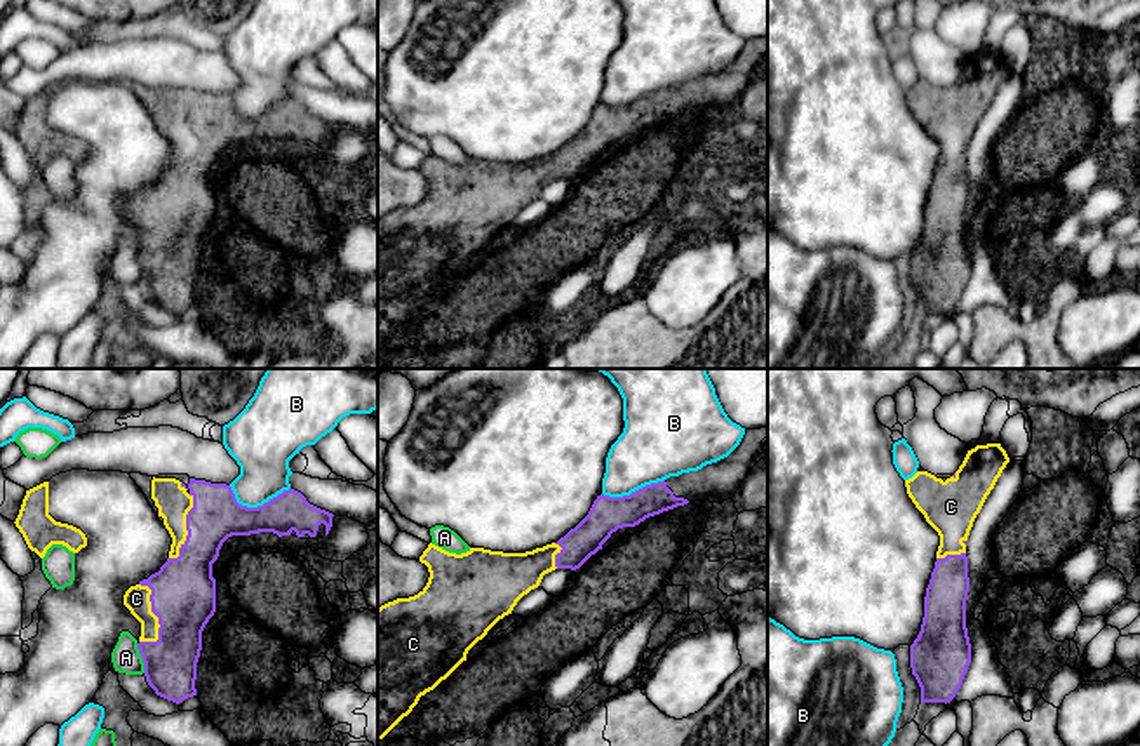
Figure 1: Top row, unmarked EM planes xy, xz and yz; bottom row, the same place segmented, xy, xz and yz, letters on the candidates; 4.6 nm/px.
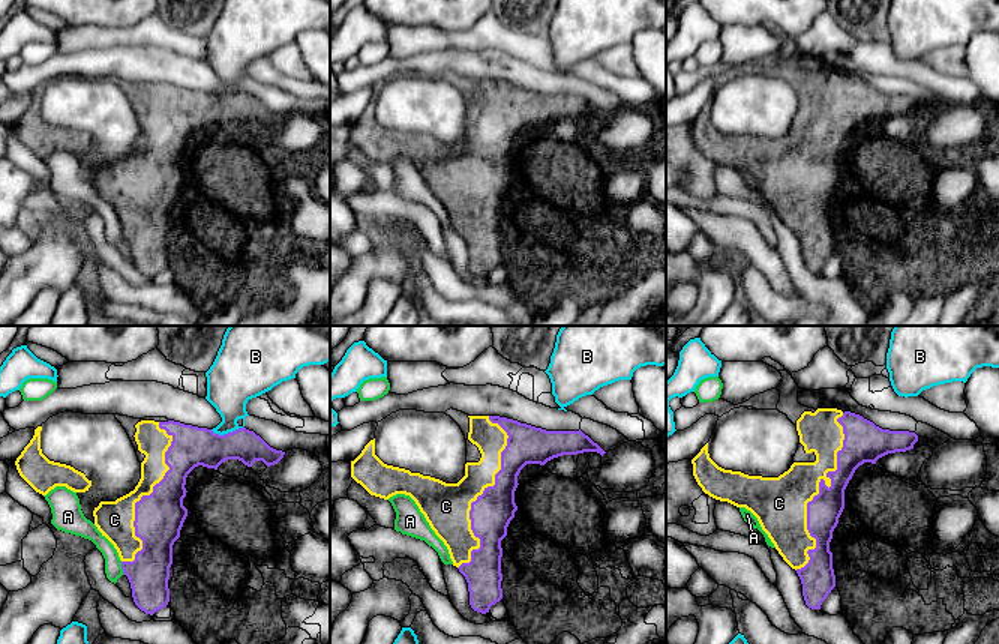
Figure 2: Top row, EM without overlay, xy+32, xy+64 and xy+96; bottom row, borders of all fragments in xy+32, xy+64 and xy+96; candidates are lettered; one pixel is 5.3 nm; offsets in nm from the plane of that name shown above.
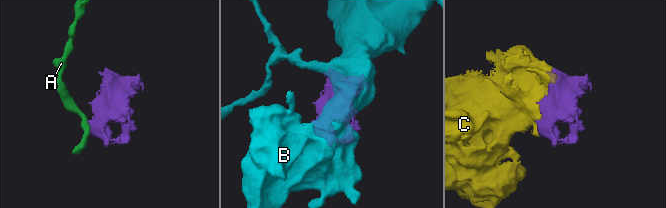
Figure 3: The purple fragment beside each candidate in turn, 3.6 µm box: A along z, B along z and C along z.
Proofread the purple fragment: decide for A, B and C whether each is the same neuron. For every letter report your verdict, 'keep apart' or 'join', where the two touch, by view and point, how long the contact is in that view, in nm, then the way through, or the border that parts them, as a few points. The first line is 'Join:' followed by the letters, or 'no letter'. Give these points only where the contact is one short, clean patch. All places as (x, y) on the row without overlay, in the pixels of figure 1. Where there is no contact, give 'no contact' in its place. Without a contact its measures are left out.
Join: C
A: keep apart; contact xy (141, 266); length 140 nm; border xy (136, 254), (145, 282)
B: keep apart; contact xy (258, 117); length 280 nm
C: join; contact xy (152, 221); length 280 nm

